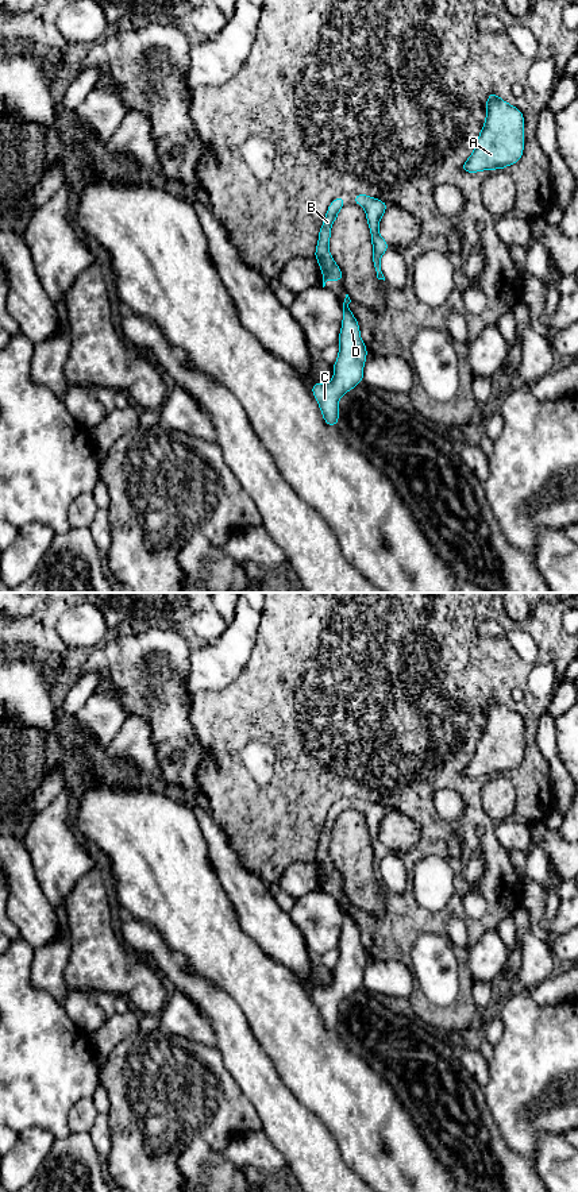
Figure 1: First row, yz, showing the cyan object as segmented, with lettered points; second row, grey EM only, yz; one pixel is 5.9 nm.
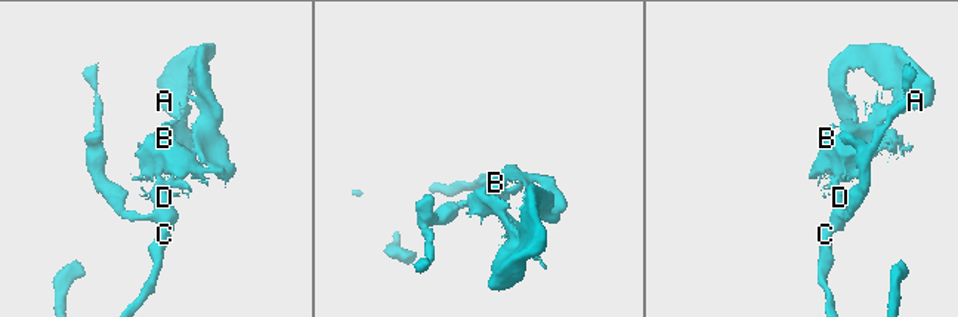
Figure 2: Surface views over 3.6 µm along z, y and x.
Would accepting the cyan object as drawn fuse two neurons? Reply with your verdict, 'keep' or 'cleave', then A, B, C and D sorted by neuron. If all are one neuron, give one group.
cleave; A B / C D

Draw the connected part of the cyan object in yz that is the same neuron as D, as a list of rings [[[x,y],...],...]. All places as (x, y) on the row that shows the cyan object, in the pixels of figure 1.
[[[342,305],[343,321],[339,333],[339,355],[334,367],[334,378],[328,383],[316,382],[312,385],[323,418],[328,425],[338,425],[339,398],[363,382],[363,366],[367,348],[361,339],[359,324],[352,312]]]

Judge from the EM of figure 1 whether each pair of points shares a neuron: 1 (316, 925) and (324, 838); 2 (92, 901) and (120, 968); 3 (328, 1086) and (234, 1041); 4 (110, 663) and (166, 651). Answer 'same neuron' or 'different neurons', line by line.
1: different neurons
2: same neuron
3: different neurons
4: same neuron

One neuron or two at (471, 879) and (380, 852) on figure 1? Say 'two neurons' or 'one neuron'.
two neurons

